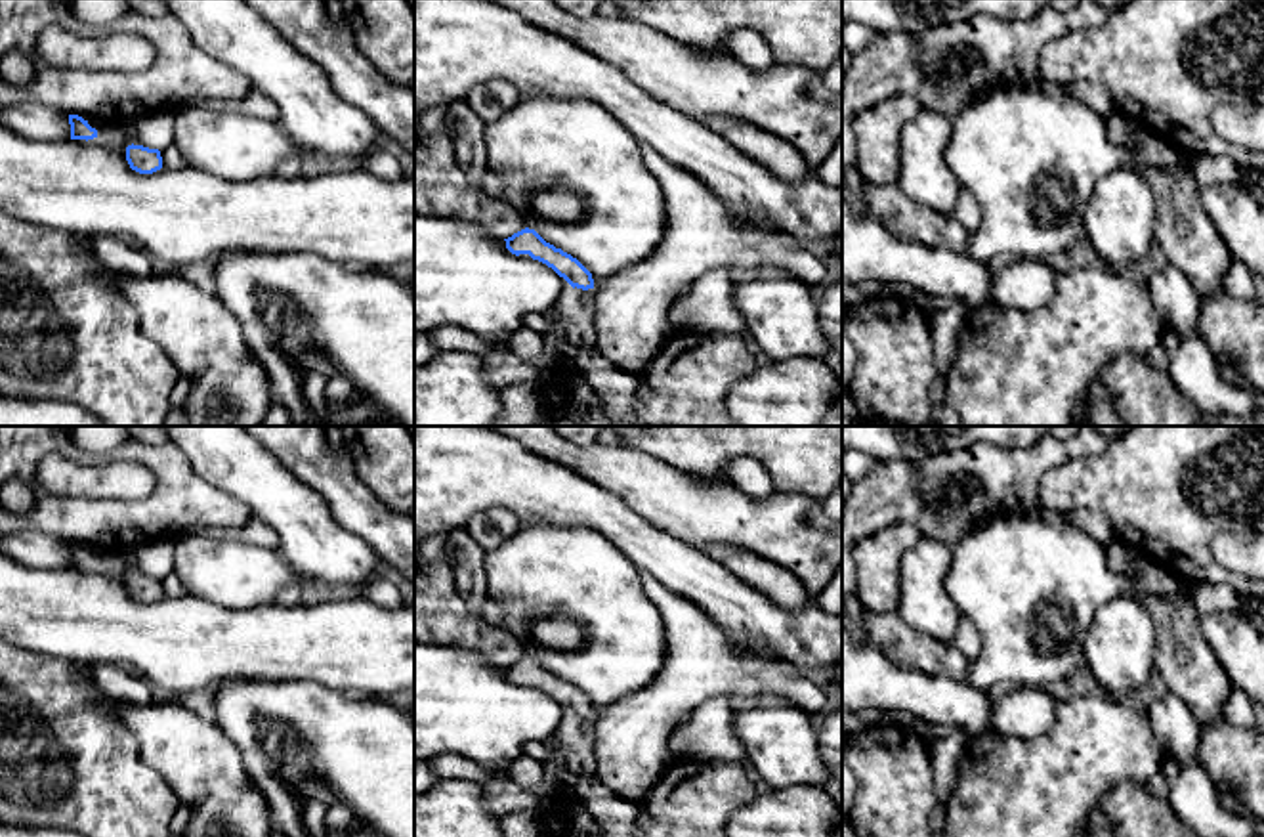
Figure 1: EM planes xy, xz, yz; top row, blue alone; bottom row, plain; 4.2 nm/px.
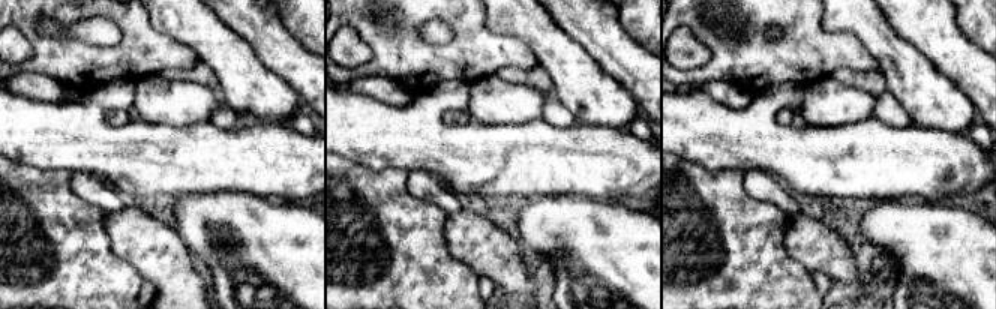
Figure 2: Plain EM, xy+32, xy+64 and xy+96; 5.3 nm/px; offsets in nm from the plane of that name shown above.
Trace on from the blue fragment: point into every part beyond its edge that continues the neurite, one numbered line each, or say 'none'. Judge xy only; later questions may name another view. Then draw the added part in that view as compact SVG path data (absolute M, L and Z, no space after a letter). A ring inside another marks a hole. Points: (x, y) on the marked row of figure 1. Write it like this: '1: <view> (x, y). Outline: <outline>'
none

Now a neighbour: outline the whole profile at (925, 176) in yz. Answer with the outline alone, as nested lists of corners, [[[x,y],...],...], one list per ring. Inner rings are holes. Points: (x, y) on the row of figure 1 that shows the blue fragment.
[[[926,107],[909,120],[899,136],[897,185],[913,203],[951,214],[960,183],[945,161],[949,118]]]

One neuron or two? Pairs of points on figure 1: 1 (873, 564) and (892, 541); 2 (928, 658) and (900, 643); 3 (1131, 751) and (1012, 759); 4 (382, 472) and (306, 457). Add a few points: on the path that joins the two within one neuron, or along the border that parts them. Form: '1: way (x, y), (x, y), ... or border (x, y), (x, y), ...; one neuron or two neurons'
1: way (877, 558), (886, 547); one neuron
2: way (921, 652), (907, 648); one neuron
3: way (1102, 751), (1087, 751), (1079, 759), (1041, 759); one neuron
4: border (344, 446), (358, 476), (384, 501); two neurons

